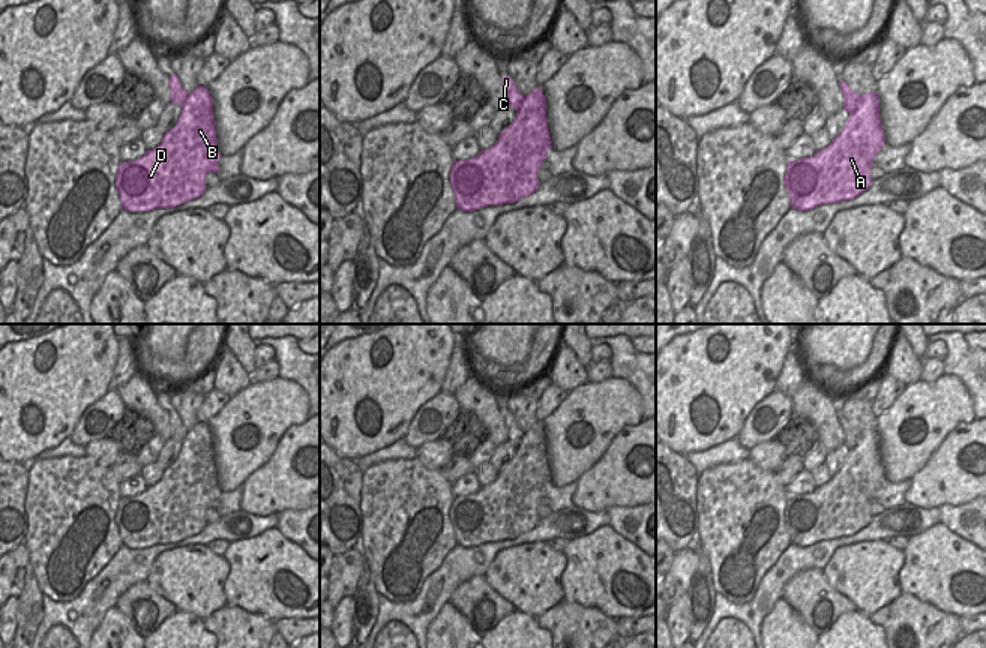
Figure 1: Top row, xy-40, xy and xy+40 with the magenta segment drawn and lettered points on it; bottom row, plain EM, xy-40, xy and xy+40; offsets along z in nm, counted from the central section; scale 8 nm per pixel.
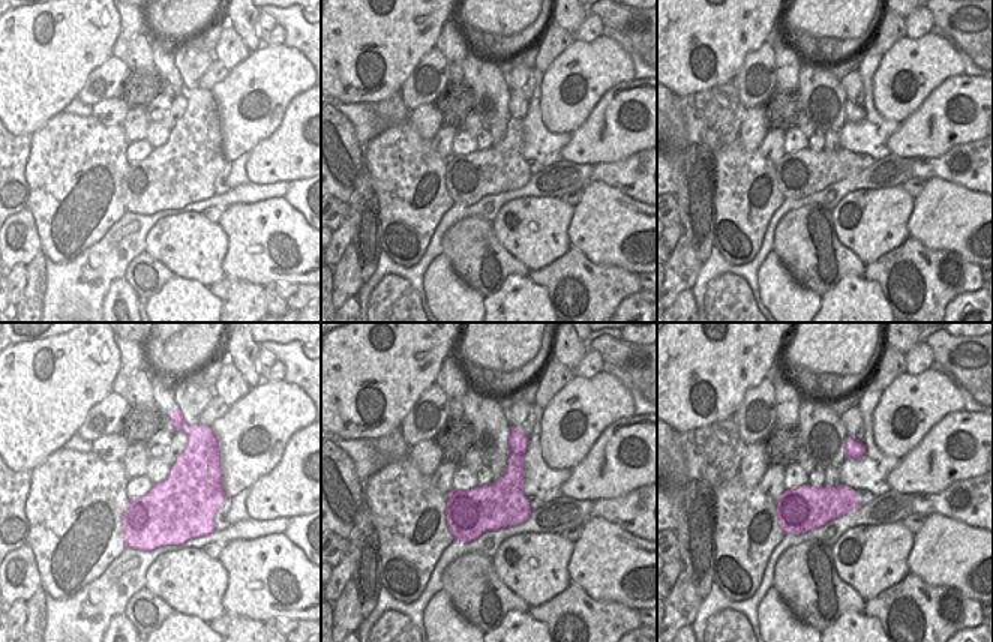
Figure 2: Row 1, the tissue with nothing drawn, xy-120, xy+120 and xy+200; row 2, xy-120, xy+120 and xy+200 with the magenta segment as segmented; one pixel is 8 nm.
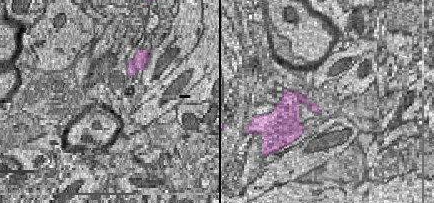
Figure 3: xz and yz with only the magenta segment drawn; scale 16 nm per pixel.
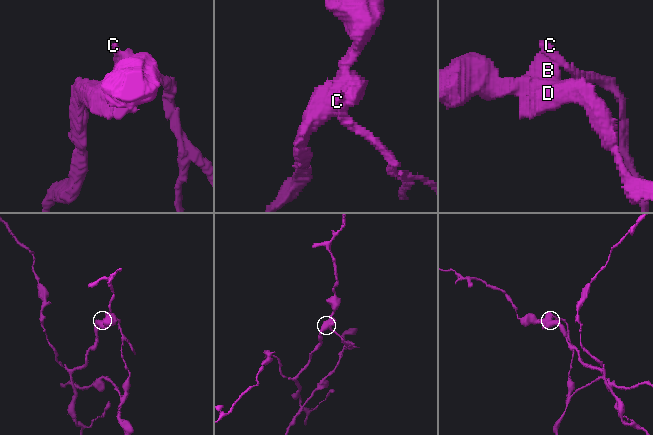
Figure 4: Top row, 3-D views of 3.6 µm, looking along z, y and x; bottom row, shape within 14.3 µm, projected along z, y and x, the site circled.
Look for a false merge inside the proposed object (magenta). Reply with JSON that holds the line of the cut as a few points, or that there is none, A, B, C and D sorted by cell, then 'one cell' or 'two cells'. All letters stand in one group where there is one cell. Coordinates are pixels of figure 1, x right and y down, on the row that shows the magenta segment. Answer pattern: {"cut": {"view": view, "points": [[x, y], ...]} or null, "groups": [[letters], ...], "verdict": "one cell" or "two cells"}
{"cut": {"view": "xy+40", "points": [[862, 96], [862, 101], [850, 114]]}, "groups": [["A", "B", "D"], ["C"]], "verdict": "two cells"}

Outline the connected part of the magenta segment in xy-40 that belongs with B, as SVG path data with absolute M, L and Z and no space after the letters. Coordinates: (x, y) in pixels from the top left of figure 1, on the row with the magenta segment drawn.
M198 86L182 105L174 128L162 142L137 160L120 162L116 188L122 208L173 208L200 198L207 172L219 172L216 122L210 92Z

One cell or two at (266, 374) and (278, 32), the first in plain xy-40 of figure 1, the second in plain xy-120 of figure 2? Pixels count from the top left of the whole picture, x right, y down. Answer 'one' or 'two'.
one

